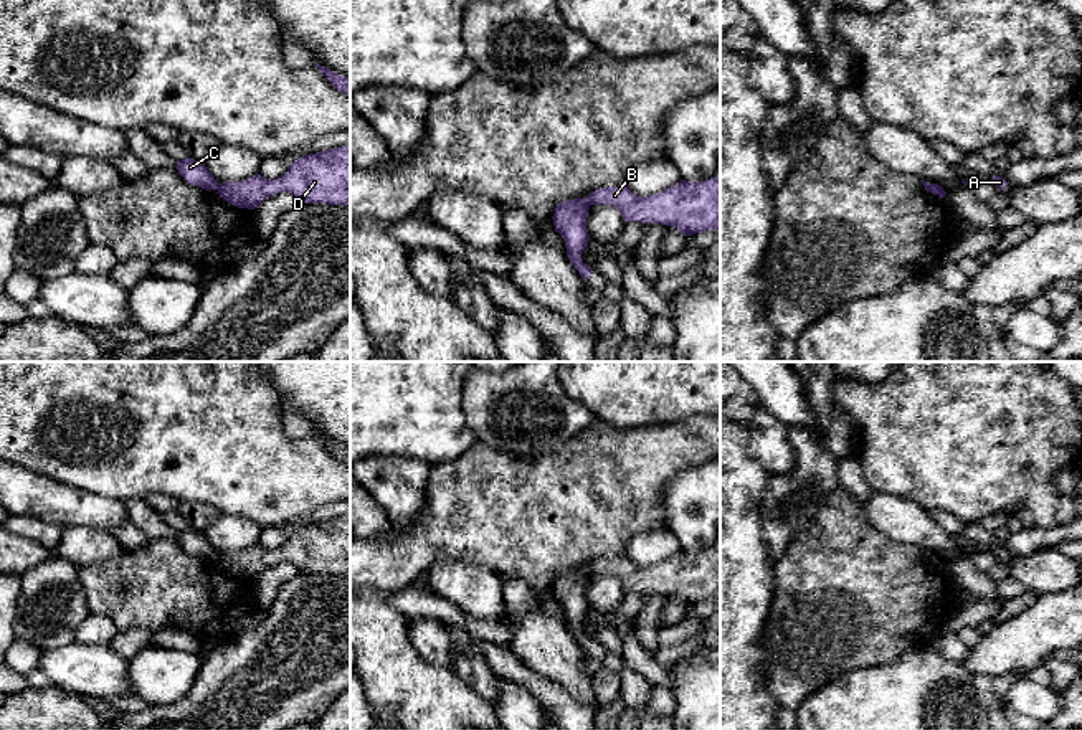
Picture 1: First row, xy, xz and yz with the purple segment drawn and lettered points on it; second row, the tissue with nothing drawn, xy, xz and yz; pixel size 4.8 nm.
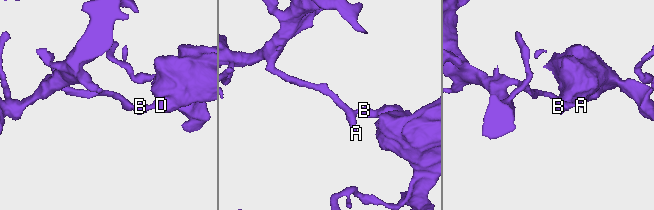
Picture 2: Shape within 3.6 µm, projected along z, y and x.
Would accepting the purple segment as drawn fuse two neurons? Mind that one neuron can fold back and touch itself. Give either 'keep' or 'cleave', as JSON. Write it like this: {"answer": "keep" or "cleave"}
{"answer": "cleave"}

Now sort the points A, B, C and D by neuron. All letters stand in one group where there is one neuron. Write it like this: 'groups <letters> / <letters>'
groups A C / B D

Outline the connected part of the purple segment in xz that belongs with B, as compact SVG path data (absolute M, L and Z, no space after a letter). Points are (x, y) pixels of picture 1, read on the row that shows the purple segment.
M720 178L704 182L681 180L677 185L638 197L626 185L591 192L590 205L613 205L624 221L662 223L677 228L684 236L707 230L720 231Z

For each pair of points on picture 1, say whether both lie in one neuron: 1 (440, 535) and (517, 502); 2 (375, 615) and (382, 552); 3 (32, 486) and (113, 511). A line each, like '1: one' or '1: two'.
1: one
2: two
3: one

